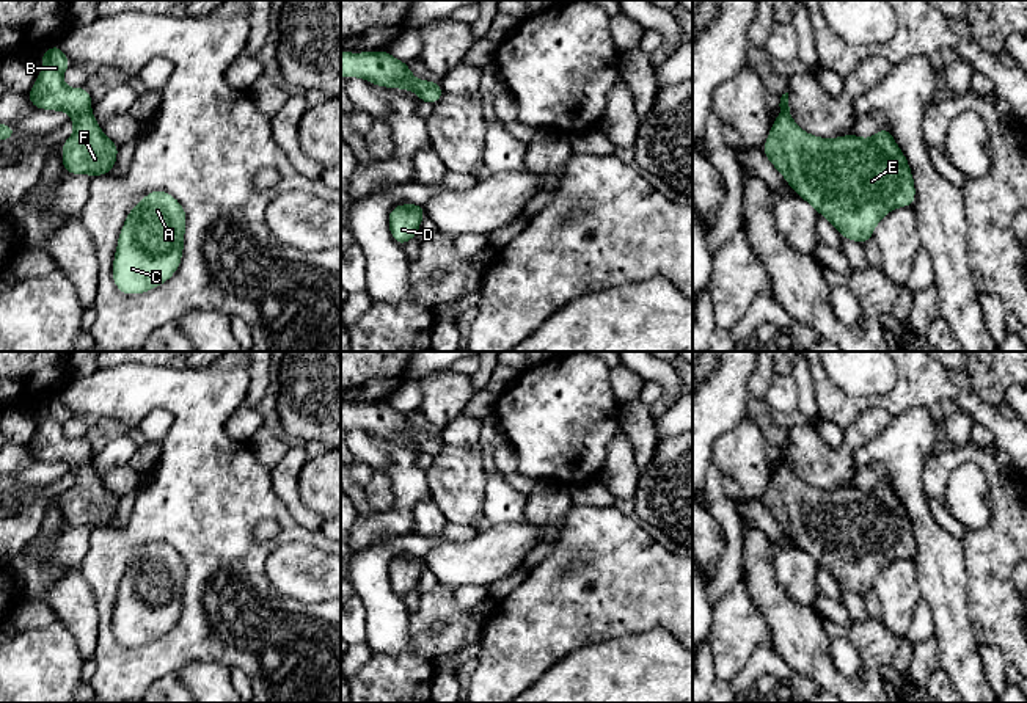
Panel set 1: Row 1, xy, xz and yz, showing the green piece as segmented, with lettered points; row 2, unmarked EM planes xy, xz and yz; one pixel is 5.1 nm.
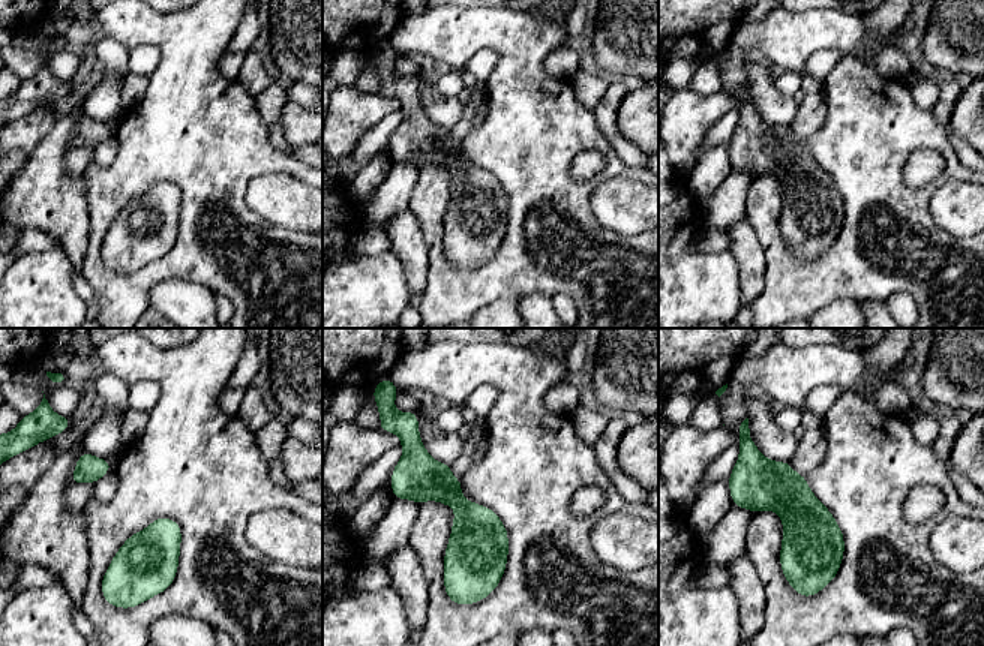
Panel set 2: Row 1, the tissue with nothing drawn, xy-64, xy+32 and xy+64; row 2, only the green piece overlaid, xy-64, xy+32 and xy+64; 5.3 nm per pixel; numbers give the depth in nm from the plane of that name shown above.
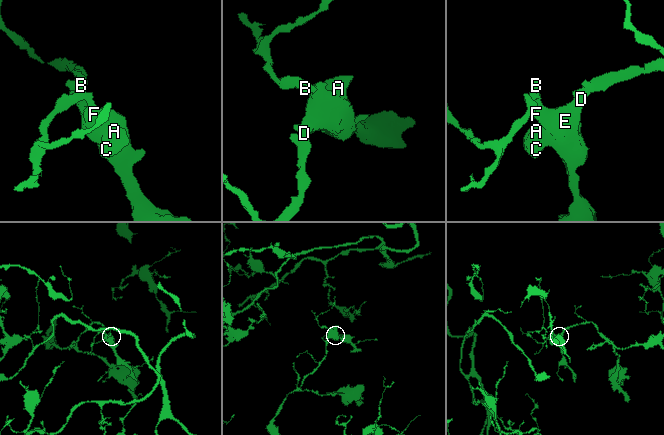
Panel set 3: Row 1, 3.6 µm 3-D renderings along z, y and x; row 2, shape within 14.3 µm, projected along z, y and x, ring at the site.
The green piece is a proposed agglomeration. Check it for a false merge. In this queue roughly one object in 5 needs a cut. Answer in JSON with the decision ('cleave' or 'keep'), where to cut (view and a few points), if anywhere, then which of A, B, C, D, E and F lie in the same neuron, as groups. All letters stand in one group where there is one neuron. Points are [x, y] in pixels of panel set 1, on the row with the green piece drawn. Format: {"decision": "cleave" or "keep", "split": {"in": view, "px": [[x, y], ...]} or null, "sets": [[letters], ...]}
{"decision": "keep", "split": null, "sets": [["A", "B", "C", "D", "E", "F"]]}

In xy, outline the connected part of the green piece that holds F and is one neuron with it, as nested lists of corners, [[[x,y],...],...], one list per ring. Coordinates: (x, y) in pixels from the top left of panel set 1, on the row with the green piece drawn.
[[[58,44],[41,55],[42,69],[27,93],[30,104],[39,110],[66,111],[74,133],[61,144],[66,174],[91,177],[111,173],[119,146],[107,138],[91,113],[93,100],[86,86],[68,88],[63,74],[72,64]]]

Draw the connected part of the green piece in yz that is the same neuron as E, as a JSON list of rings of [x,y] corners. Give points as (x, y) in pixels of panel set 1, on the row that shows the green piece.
[[[788,93],[780,97],[780,113],[763,144],[763,154],[784,176],[790,188],[823,215],[848,240],[864,245],[873,239],[876,224],[894,209],[916,202],[916,184],[906,155],[887,127],[875,137],[821,138],[799,129],[790,116]]]

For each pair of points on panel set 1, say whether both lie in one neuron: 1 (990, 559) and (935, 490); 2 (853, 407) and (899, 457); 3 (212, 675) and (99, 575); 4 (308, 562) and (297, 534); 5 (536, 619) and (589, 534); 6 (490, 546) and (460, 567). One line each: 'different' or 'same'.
1: same
2: different
3: different
4: different
5: same
6: same

